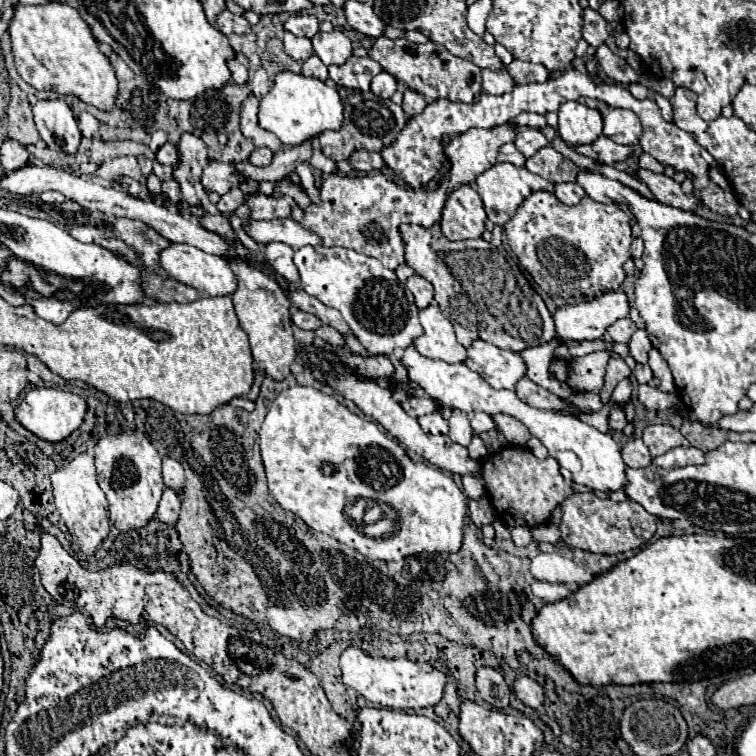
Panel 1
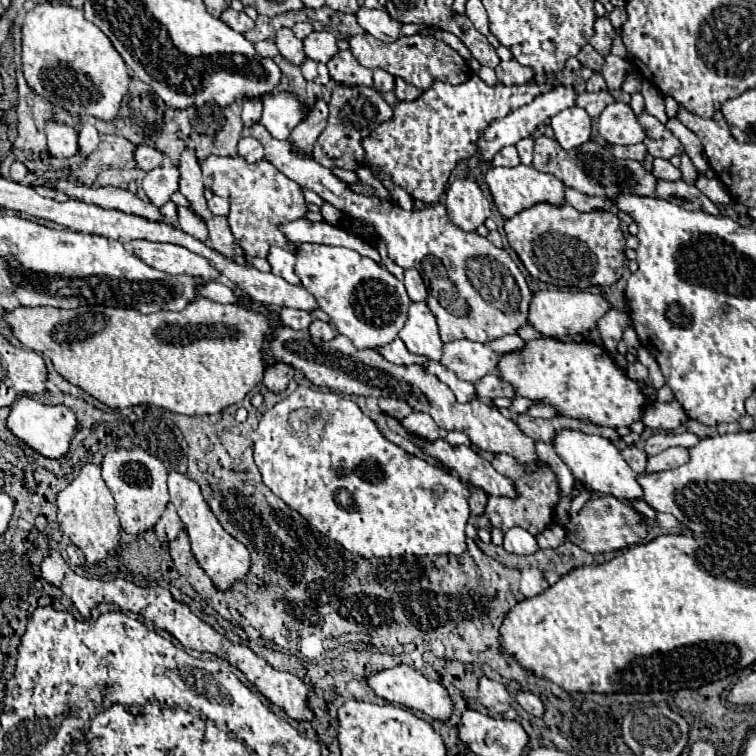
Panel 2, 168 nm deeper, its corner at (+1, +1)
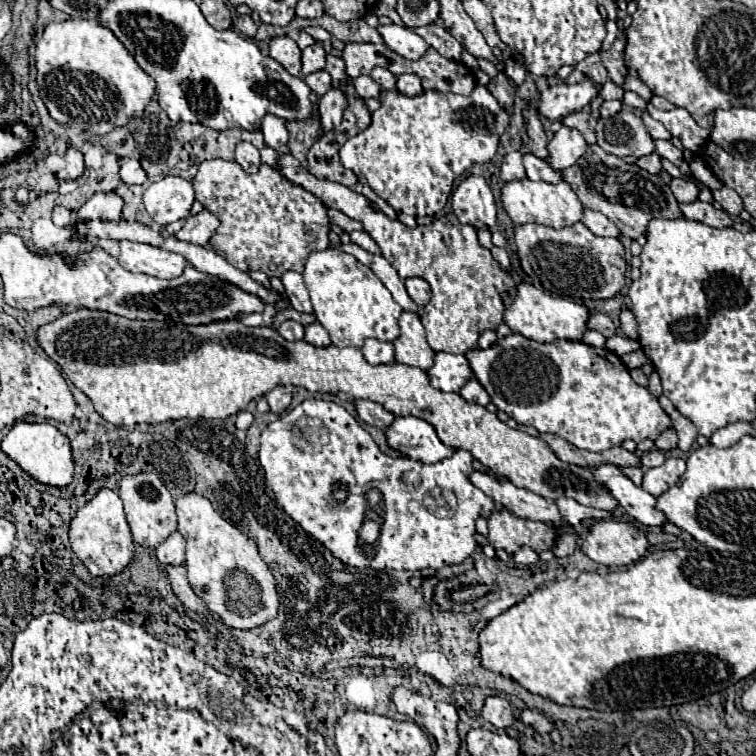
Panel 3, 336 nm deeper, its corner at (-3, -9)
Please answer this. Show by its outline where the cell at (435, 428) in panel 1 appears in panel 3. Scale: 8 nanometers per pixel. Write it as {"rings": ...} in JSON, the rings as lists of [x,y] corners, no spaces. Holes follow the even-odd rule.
{"rings":[[[397,416],[387,426],[385,438],[393,450],[423,464],[435,464],[453,454],[453,448],[437,438],[435,428],[415,416]]]}

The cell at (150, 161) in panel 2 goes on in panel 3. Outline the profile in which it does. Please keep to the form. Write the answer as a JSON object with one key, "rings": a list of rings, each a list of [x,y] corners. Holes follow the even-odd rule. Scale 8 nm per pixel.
{"rings":[[[123,158],[119,168],[119,178],[125,184],[143,184],[147,180],[147,174],[143,172],[141,164],[133,158]]]}

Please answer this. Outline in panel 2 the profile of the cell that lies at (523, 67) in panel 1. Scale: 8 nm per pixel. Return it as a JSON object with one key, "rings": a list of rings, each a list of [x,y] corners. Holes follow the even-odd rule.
{"rings":[[[509,60],[509,62],[501,62],[497,68],[497,78],[501,84],[505,86],[513,86],[513,84],[525,84],[533,80],[533,68],[529,66],[521,66],[517,60]]]}

